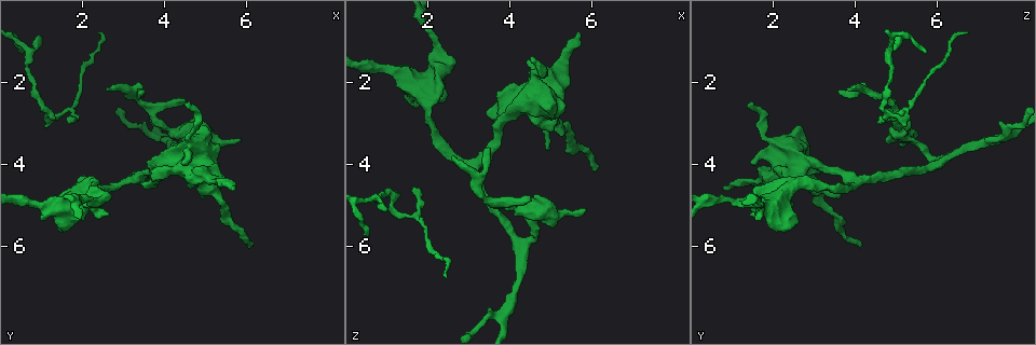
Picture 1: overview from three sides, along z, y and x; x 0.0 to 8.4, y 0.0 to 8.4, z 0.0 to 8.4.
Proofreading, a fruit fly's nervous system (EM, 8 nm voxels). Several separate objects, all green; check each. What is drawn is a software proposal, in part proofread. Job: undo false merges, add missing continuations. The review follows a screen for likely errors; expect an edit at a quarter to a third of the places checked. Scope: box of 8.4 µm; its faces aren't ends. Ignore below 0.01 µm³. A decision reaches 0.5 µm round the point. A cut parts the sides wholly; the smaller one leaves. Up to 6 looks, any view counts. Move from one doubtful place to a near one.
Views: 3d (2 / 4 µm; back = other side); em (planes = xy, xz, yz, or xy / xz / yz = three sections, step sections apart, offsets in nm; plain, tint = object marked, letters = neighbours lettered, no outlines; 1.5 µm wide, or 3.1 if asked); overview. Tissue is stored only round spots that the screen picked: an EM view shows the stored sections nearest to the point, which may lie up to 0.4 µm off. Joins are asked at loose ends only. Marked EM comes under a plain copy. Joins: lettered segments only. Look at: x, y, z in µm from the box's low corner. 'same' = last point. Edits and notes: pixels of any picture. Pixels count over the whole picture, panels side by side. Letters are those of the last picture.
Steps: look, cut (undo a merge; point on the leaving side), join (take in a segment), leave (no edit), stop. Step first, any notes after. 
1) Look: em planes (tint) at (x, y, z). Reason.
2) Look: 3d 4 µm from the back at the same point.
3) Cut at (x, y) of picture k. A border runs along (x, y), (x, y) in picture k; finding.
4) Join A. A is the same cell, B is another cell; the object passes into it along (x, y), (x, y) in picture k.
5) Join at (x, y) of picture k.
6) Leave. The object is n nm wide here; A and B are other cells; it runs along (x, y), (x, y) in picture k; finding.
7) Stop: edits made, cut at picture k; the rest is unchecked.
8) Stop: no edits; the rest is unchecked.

Look: 3d 2 µm at (4.95, 4.80, 3.60). Branch stops here.

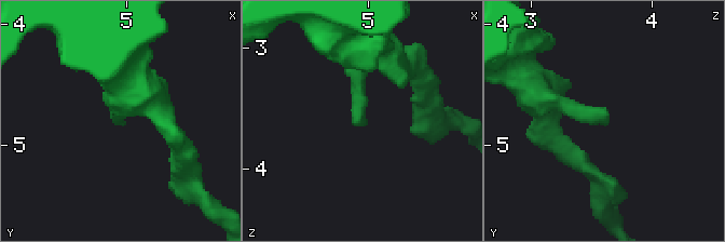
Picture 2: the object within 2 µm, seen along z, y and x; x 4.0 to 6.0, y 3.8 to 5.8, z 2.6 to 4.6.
Look: em planes (tint) at (4.96, 4.84, 3.64).

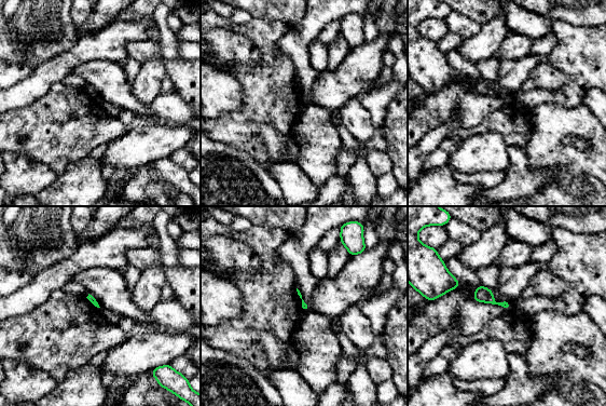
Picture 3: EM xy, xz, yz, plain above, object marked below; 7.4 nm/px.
Look: em planes (letters) at the same point. See the neighbours.

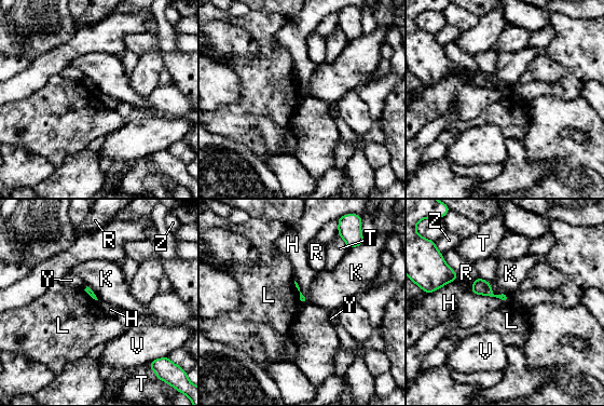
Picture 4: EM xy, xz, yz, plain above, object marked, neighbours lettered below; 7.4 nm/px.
Leave. H, K, L, R, T, V, Y and Z are other cells; a border runs along (83, 289), (97, 300) in picture 4; none of them fits.

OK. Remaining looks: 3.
Look: em planes (letters) at (3.25, 2.25, 4.40).

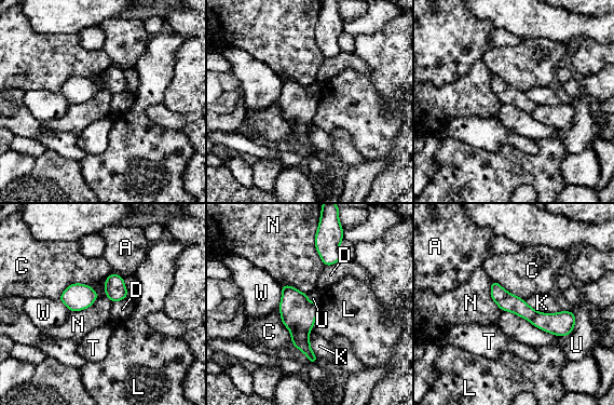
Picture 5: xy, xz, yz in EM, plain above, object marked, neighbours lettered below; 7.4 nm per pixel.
Leave. A, C, D, K, L, N, T, U and W are other cells; a border runs along (502, 310), (556, 335), (574, 328) in picture 5; all the same neuron.

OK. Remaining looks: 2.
Stop: no edits; the rest is unchecked.

